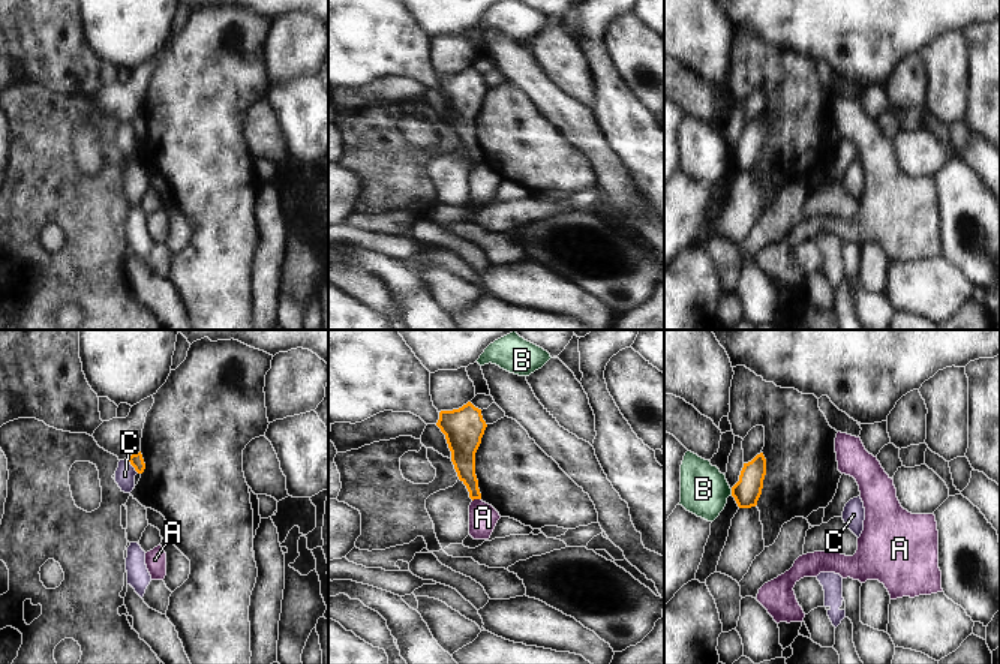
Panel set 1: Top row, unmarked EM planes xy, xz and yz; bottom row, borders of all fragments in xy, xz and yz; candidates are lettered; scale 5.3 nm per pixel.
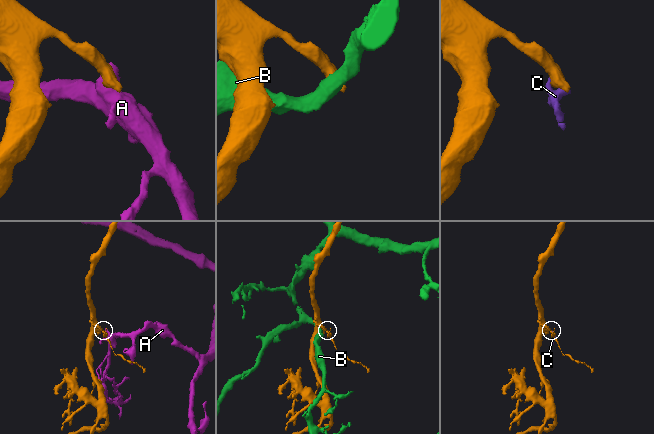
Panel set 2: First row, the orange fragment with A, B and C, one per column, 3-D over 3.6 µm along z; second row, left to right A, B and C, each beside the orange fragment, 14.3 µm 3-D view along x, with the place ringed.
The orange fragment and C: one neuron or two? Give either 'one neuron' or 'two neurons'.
two neurons

